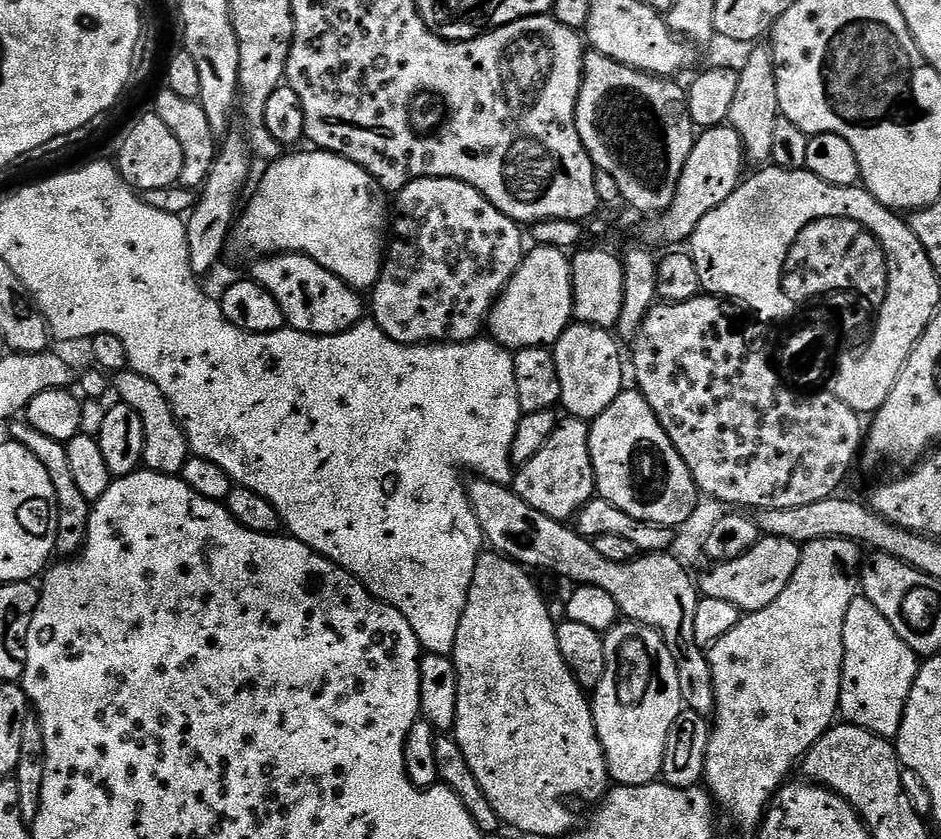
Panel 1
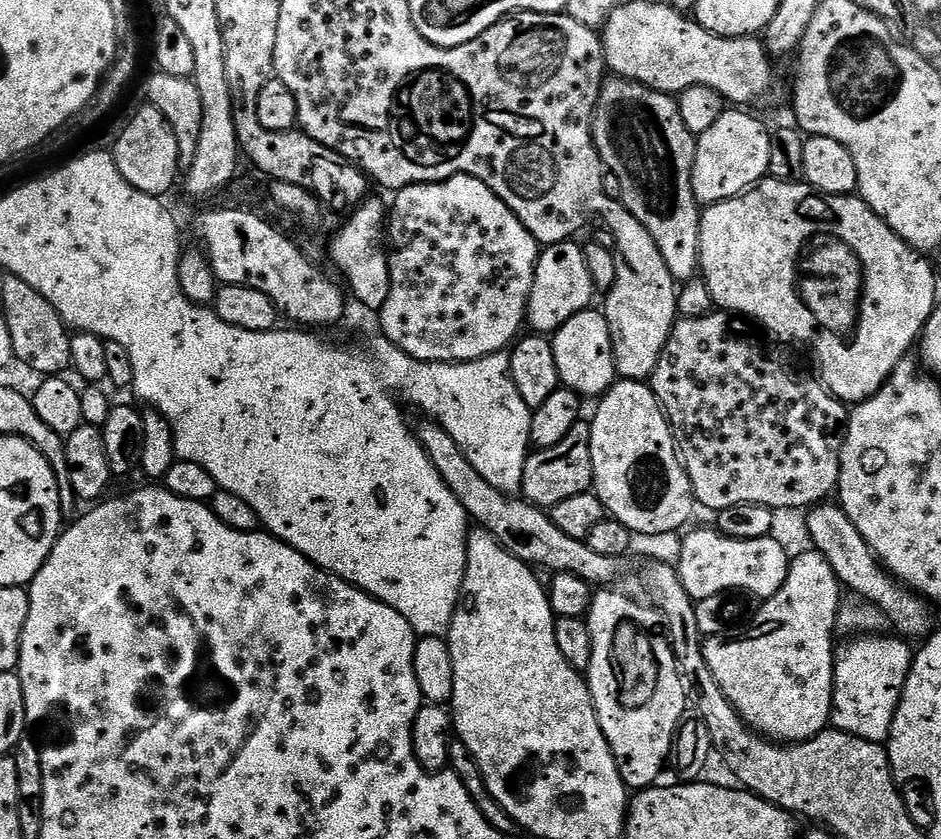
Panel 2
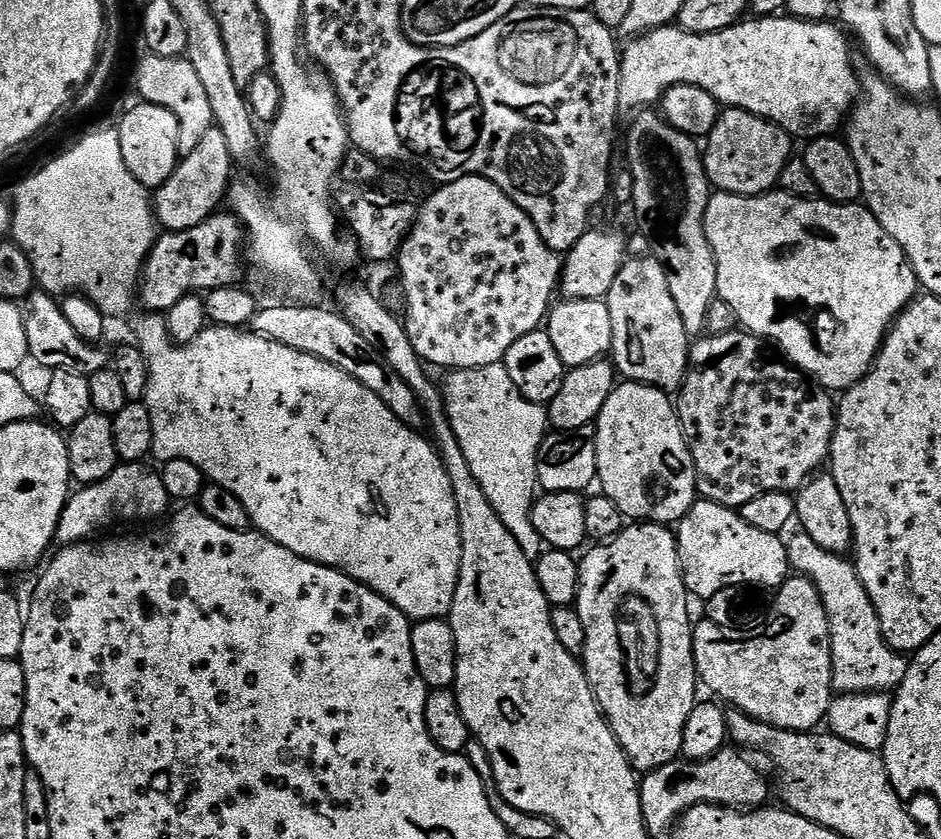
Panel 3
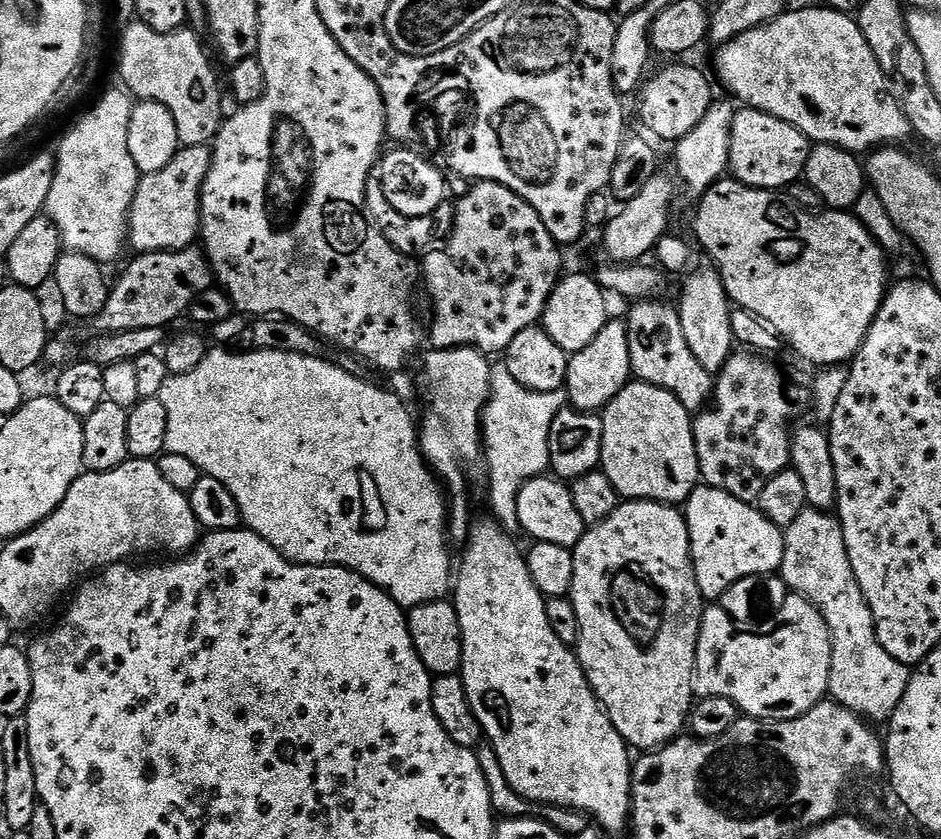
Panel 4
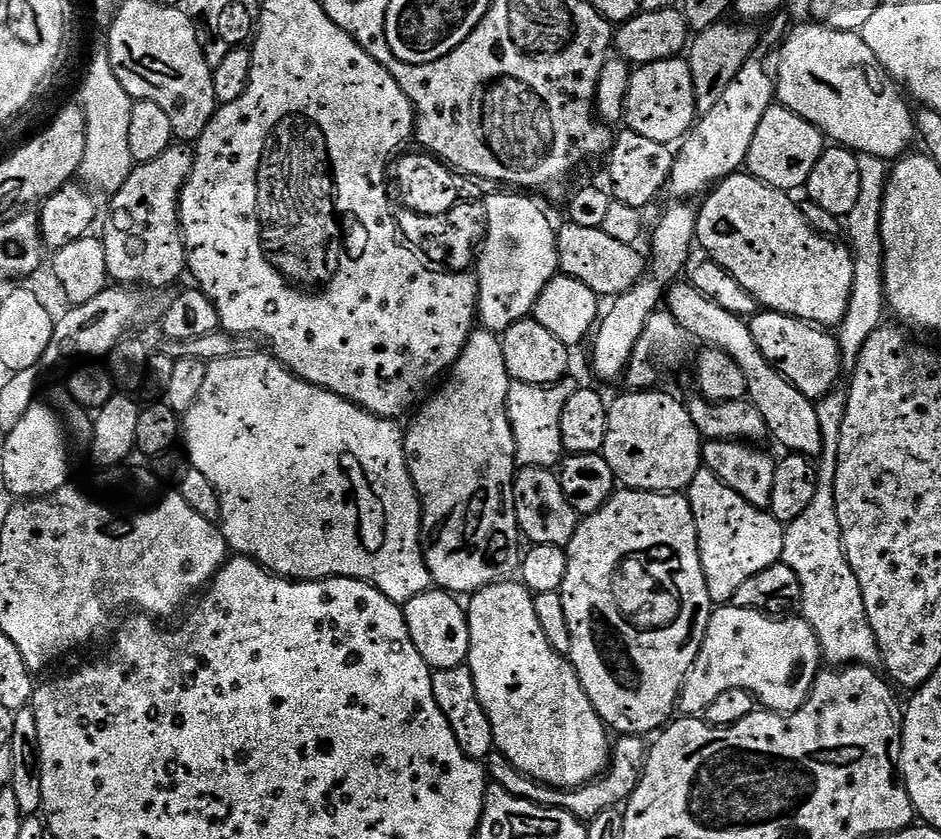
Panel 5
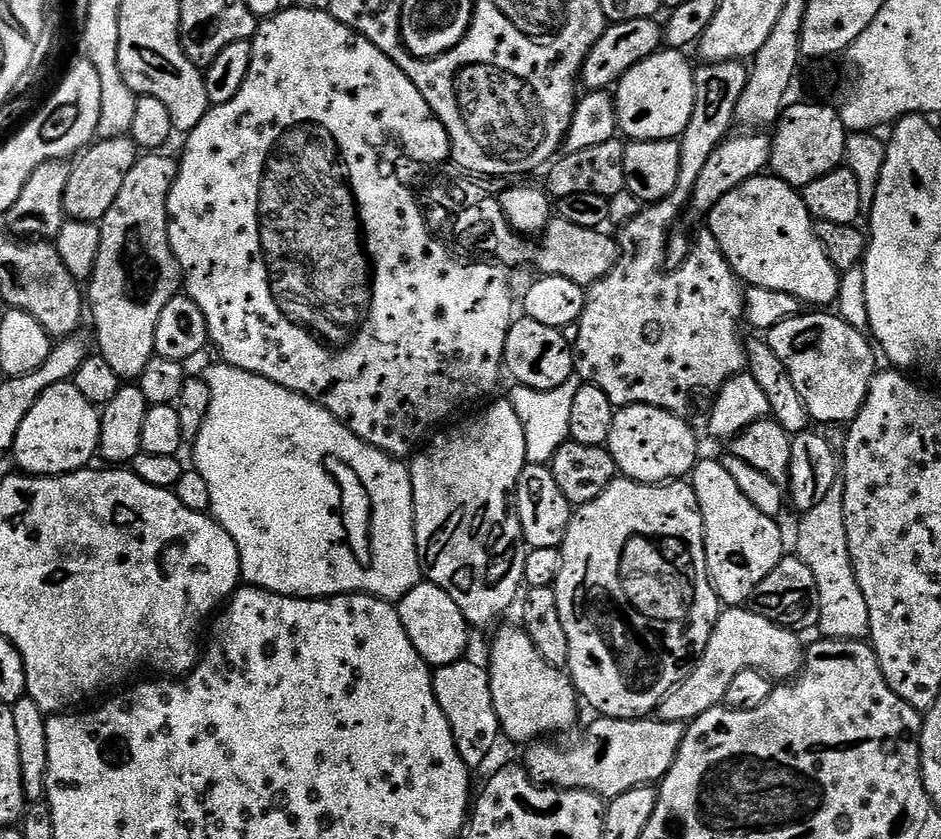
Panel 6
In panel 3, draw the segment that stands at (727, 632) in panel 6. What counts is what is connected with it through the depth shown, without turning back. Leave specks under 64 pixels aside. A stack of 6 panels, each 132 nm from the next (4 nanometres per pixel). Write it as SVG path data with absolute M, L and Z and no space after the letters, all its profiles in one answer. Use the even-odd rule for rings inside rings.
M799 574L793 575L784 581L778 589L778 595L784 599L784 629L776 632L773 636L756 636L760 634L752 634L747 638L726 638L725 630L722 626L714 626L714 622L710 622L704 618L695 625L692 641L694 642L694 658L696 659L696 675L712 692L717 692L721 696L719 699L725 705L740 708L747 714L753 716L756 720L761 720L764 724L772 724L775 728L786 728L789 732L806 732L817 727L816 723L823 721L828 715L828 708L834 699L834 689L832 687L832 639L830 638L830 622L826 618L826 606L822 606L822 598L818 594L818 590L814 582L807 580Z

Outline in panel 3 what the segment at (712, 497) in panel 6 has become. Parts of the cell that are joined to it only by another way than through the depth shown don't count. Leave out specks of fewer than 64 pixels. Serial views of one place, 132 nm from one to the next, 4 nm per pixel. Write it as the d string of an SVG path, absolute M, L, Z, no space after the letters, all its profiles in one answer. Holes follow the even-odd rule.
M697 499L696 505L679 522L676 544L680 547L684 585L700 602L707 602L718 590L739 584L776 590L790 576L787 543L777 534L766 534L766 530L750 526L737 509L718 502Z

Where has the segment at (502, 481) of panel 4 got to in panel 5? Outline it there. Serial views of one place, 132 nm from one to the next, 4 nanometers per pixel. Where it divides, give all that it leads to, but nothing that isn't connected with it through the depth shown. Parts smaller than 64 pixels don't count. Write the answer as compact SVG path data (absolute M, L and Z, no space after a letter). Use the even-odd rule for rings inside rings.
M572 378L559 380L556 384L527 384L513 382L508 395L508 417L514 430L516 462L520 468L555 469L566 453L562 446L562 409L570 402L570 394L578 387Z

